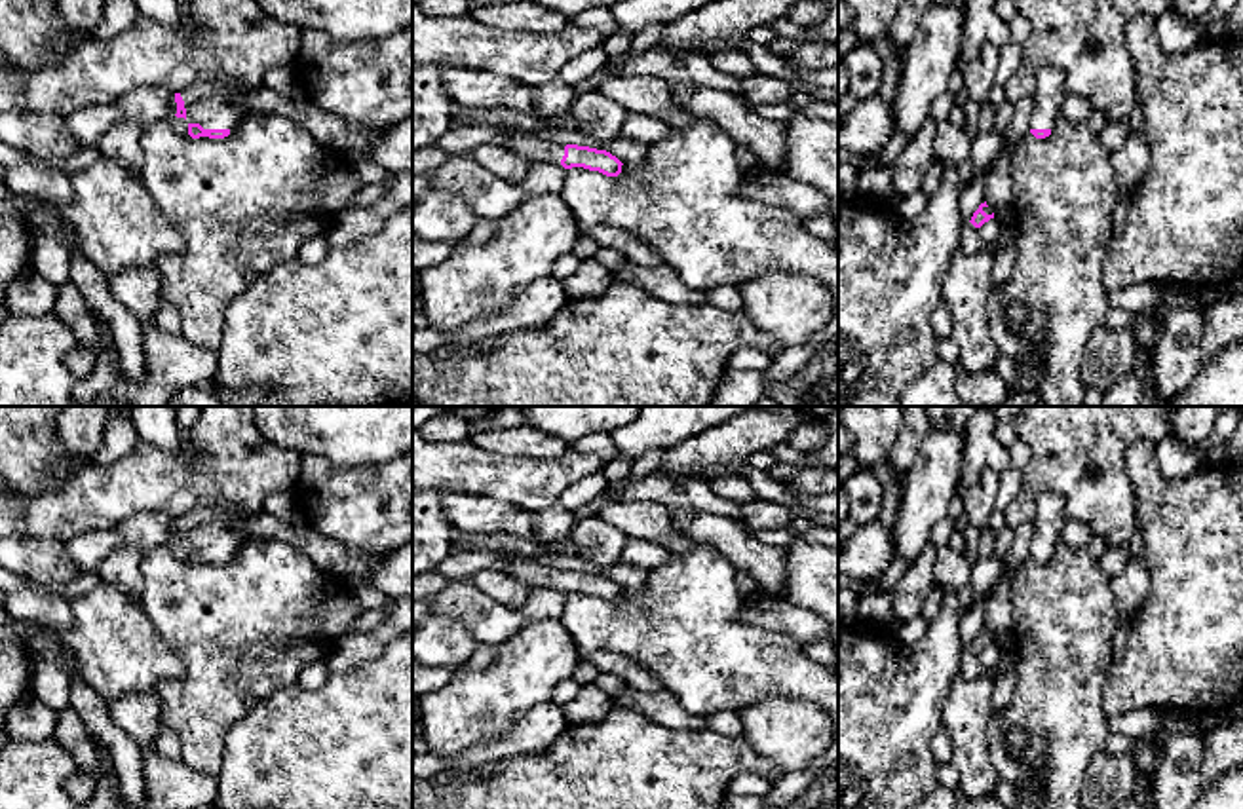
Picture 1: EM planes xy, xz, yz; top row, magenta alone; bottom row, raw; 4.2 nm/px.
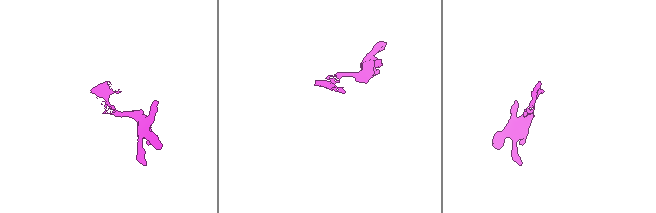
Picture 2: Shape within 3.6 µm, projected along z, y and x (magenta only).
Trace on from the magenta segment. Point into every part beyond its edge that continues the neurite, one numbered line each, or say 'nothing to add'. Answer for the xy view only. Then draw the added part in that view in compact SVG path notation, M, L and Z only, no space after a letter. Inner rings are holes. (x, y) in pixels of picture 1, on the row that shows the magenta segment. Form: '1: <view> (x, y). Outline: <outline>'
1: xy (211, 101). Outline: M228 68L207 70L200 82L181 91L186 122L200 123L203 129L236 129L251 116L236 104L245 91L253 87L241 87Z

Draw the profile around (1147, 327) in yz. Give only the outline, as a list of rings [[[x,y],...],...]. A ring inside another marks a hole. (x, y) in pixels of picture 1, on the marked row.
[[[1167,285],[1157,310],[1154,313],[1137,313],[1129,330],[1146,349],[1152,349],[1161,336],[1161,317],[1176,308],[1199,308],[1199,298],[1192,287]]]

